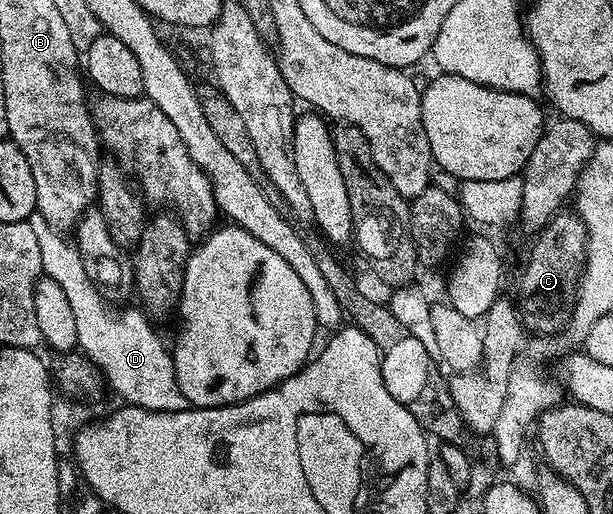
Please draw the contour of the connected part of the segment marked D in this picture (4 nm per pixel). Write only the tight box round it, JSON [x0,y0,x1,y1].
[29,215,189,412]

